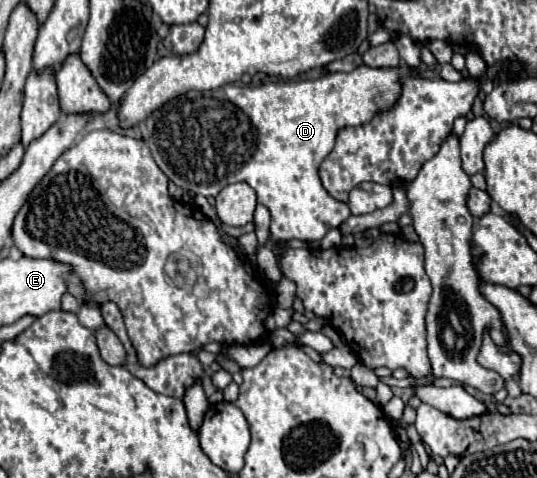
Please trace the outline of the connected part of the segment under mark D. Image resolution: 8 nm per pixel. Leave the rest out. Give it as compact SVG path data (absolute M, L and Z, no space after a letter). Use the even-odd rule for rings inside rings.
M366 65L352 73L328 73L308 81L276 81L257 86L236 82L218 91L188 91L154 111L146 121L146 145L164 175L196 195L218 195L226 185L246 181L257 195L257 203L270 209L270 239L286 243L290 239L316 241L330 229L336 229L350 217L346 203L332 199L320 183L318 165L334 147L334 135L340 127L362 125L378 111L388 109L400 95L400 77L416 75L414 69L370 69Z

